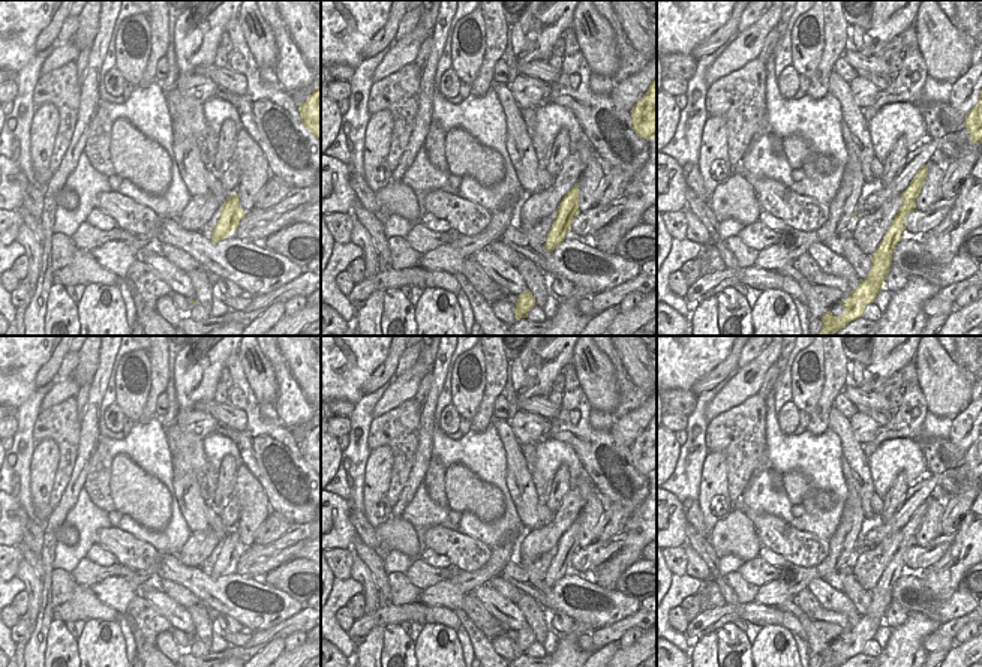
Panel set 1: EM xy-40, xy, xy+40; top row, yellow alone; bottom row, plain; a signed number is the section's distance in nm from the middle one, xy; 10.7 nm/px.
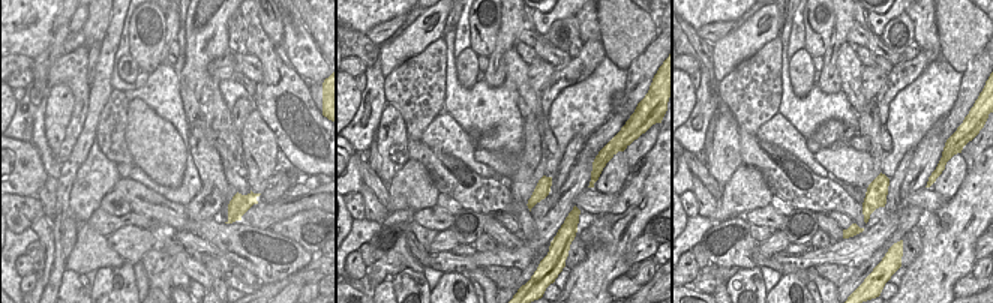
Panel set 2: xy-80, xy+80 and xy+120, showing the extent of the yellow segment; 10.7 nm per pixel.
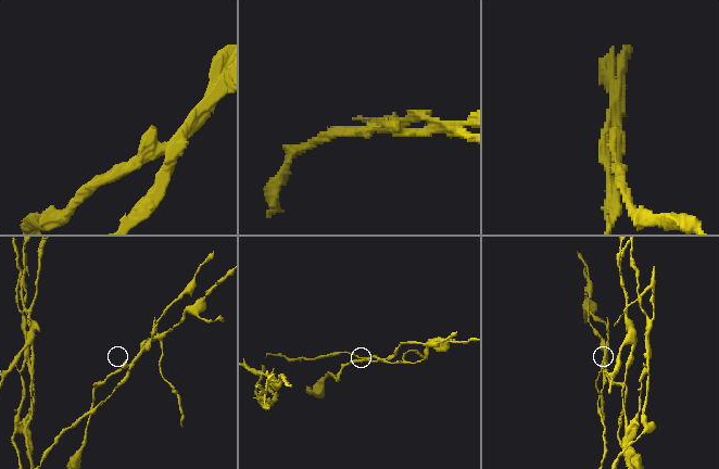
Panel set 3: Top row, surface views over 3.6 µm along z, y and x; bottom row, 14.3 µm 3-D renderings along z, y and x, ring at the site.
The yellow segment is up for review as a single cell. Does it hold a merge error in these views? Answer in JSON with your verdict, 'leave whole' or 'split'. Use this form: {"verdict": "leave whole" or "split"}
{"verdict": "split"}

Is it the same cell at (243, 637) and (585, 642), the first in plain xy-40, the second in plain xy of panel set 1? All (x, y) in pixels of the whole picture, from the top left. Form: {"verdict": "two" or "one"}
{"verdict": "one"}

